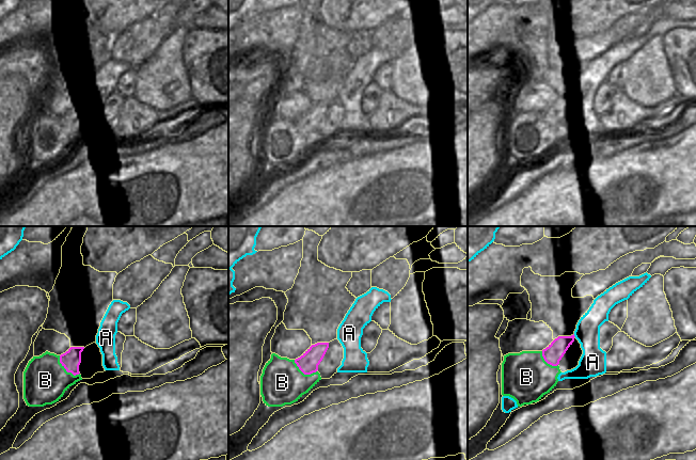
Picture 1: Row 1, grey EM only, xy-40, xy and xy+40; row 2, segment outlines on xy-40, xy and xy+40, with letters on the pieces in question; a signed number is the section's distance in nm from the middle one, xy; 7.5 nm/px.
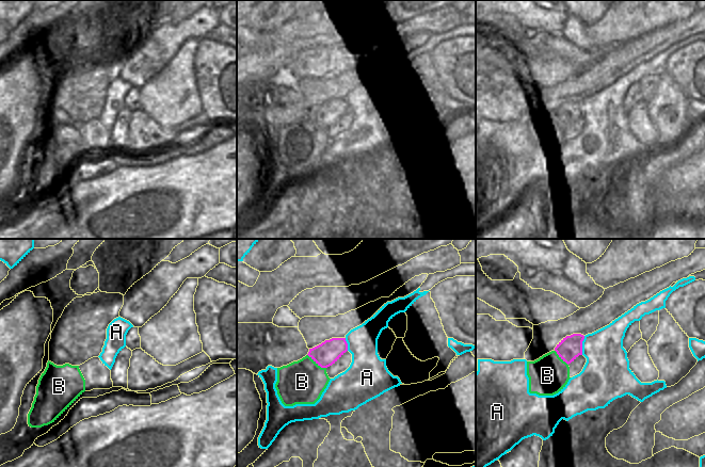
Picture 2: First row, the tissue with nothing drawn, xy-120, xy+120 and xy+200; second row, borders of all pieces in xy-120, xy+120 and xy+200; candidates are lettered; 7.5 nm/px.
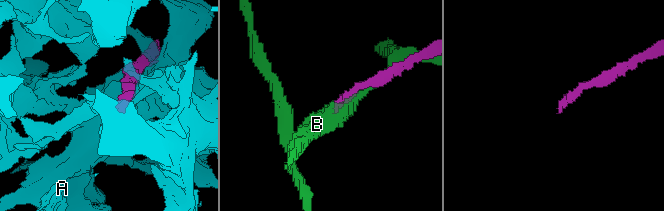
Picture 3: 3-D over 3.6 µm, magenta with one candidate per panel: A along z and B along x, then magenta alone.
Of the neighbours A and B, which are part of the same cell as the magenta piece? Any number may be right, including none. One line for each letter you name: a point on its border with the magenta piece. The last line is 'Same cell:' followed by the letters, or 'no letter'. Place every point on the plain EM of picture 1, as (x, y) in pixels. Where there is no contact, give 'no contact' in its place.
Same cell: no letter

